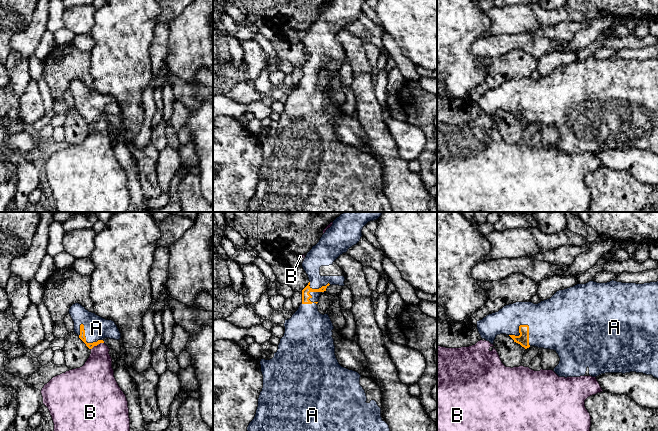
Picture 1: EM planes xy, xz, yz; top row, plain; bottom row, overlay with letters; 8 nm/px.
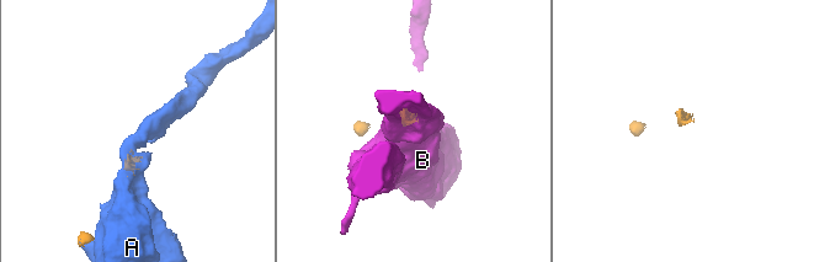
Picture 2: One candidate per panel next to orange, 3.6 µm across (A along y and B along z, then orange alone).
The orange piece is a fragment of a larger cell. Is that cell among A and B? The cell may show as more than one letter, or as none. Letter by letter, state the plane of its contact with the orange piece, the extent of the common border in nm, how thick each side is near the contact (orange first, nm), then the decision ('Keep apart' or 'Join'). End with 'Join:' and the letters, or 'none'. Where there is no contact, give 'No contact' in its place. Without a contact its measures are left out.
A: Touches orange in yz. Shared border 200 nm. Thickness 100 nm (orange) against 420 nm. Join
B: Touches orange in xy. Shared border 120 nm. Thickness 50 nm (orange) against 280 nm. Keep apart
Join: A

